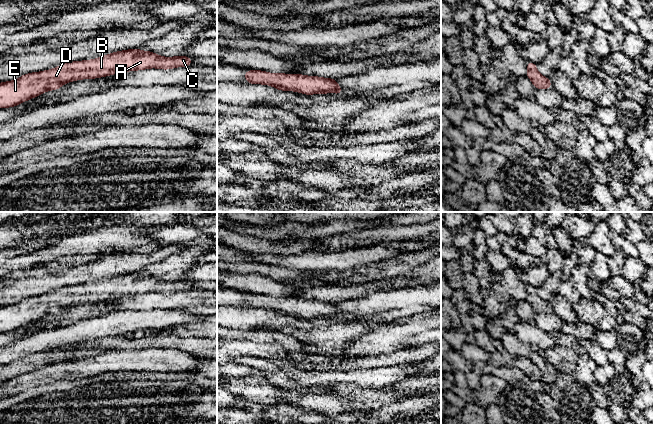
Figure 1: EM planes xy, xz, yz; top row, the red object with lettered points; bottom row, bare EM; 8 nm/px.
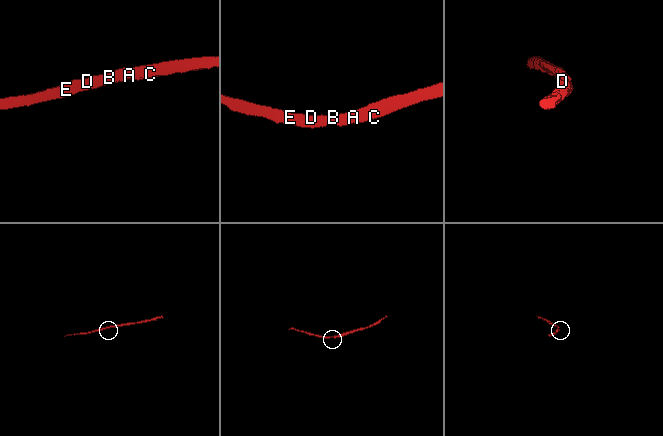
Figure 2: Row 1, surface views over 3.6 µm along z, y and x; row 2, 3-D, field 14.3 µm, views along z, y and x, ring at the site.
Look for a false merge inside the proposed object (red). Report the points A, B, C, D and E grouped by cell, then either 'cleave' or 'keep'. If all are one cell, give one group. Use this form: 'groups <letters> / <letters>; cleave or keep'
groups A B C D E; keep

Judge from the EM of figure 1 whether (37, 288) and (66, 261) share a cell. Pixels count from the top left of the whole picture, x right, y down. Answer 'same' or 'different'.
different

